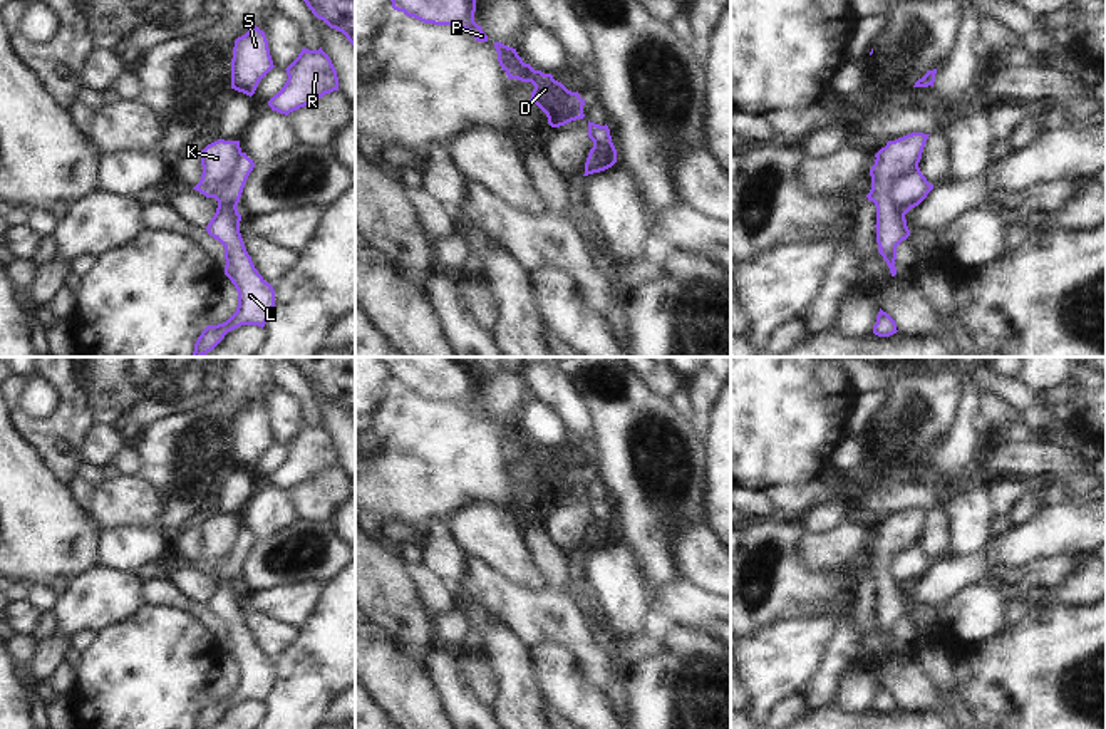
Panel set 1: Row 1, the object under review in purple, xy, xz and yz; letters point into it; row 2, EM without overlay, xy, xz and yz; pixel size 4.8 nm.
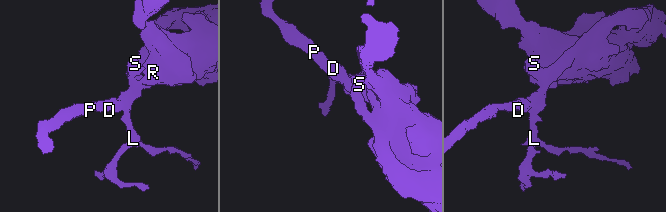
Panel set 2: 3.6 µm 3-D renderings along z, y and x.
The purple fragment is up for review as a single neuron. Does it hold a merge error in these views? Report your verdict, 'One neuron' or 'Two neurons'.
Two neurons

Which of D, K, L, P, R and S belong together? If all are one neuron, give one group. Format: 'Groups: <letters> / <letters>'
Groups: D K L P S / R

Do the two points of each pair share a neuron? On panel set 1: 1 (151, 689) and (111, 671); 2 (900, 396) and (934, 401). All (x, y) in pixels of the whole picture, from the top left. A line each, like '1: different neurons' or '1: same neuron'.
1: same neuron
2: same neuron

